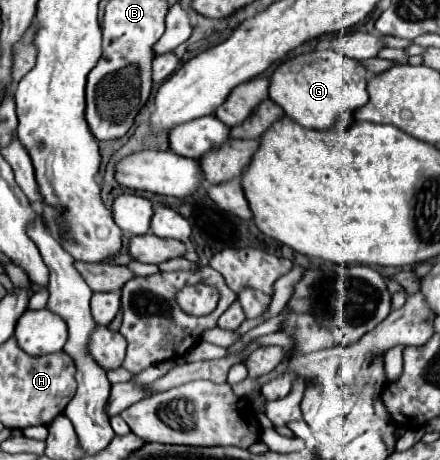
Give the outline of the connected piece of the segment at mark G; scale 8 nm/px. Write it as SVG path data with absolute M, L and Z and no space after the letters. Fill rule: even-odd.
M314 50L280 64L270 76L268 96L300 126L314 130L332 128L346 112L354 112L368 102L366 68L338 50Z

